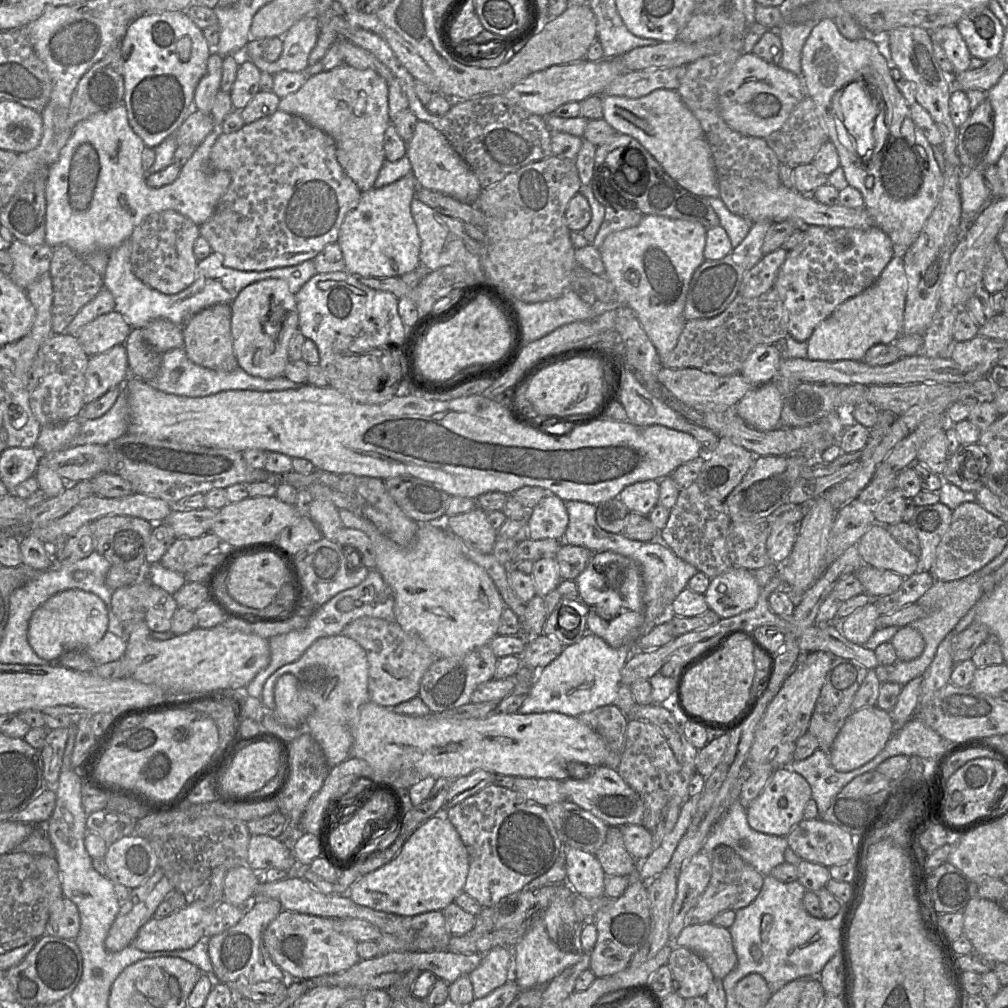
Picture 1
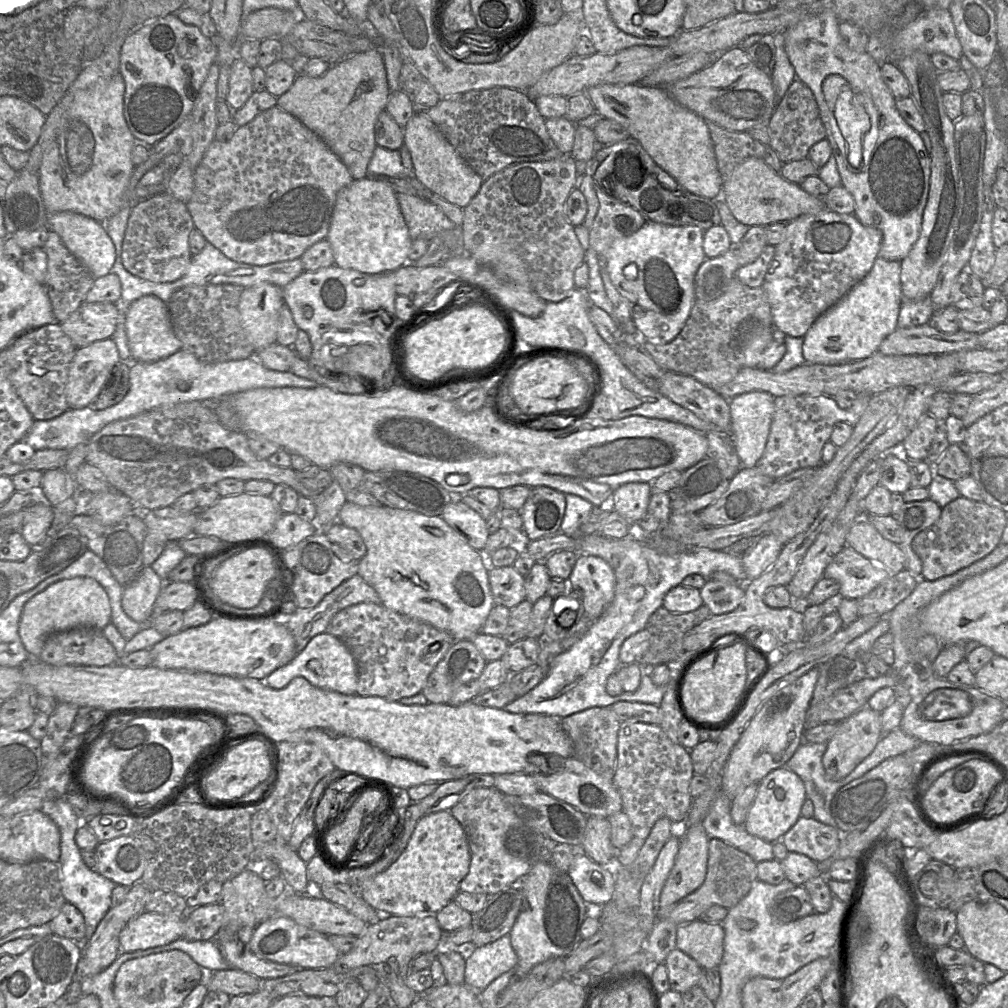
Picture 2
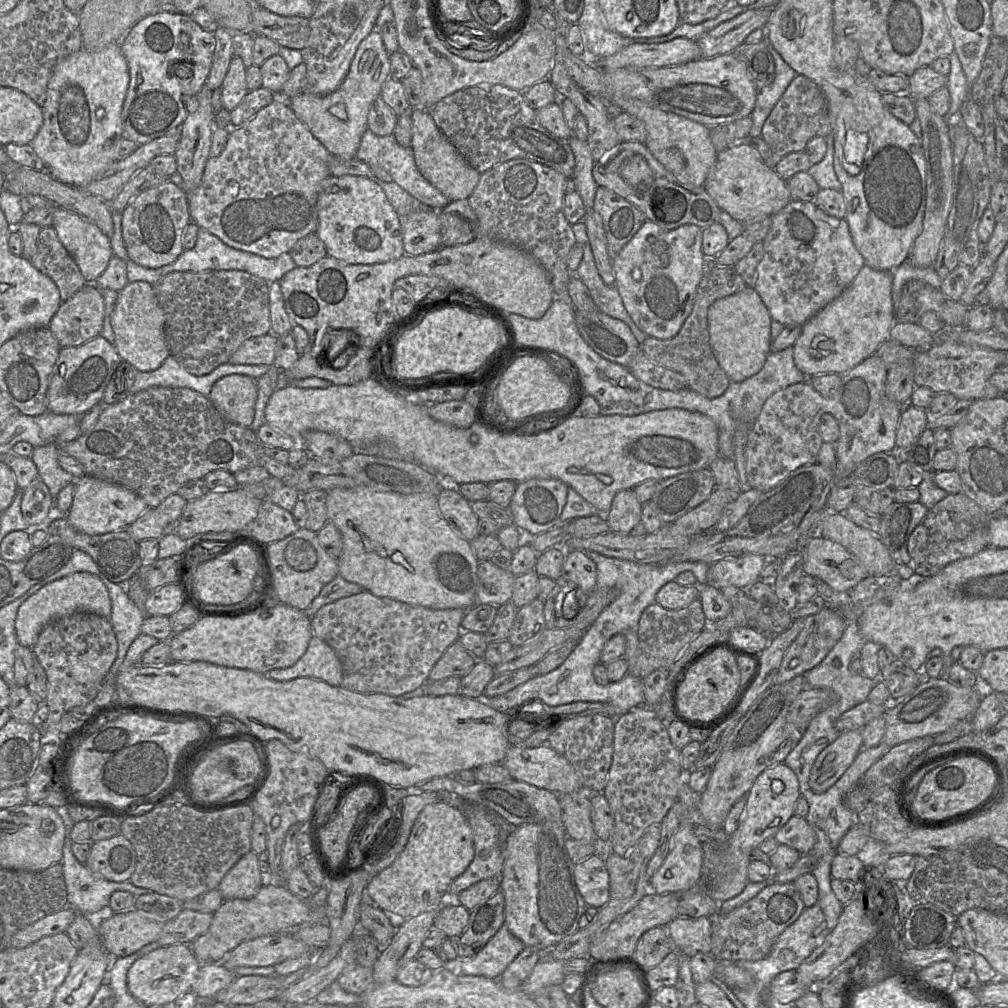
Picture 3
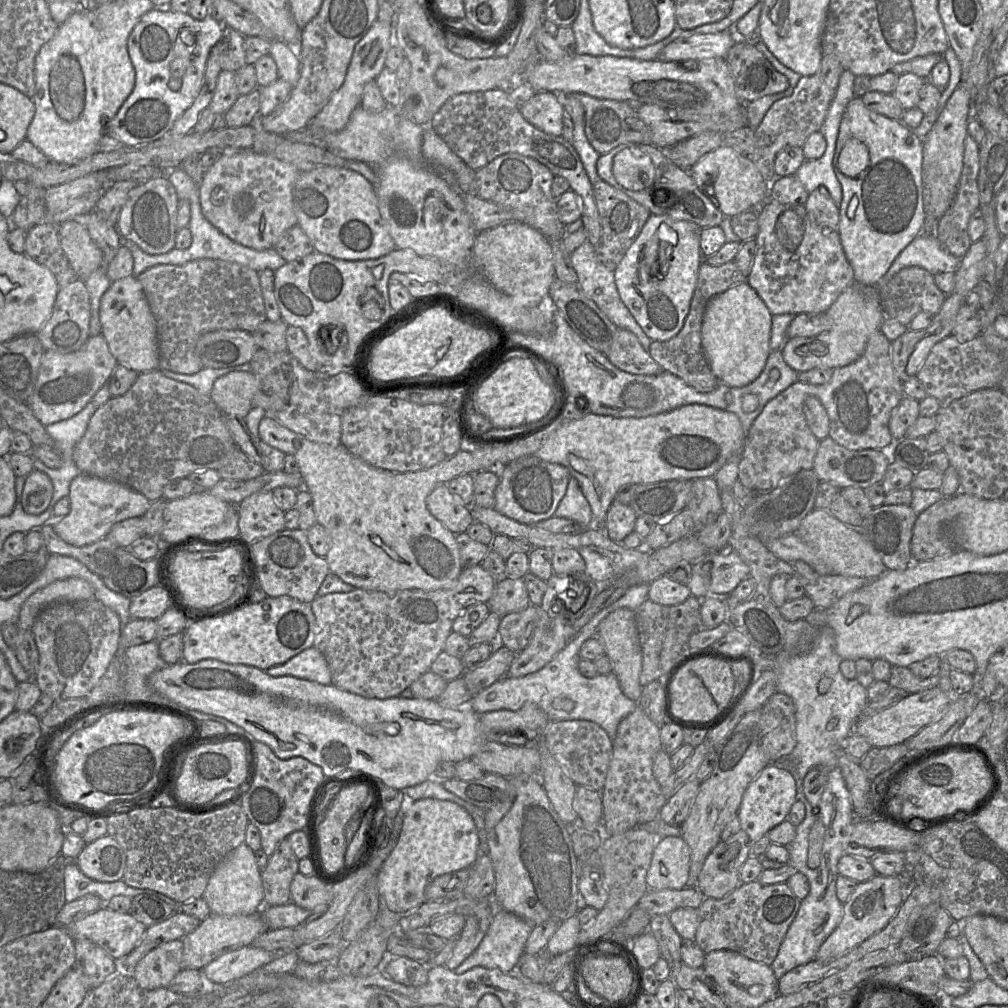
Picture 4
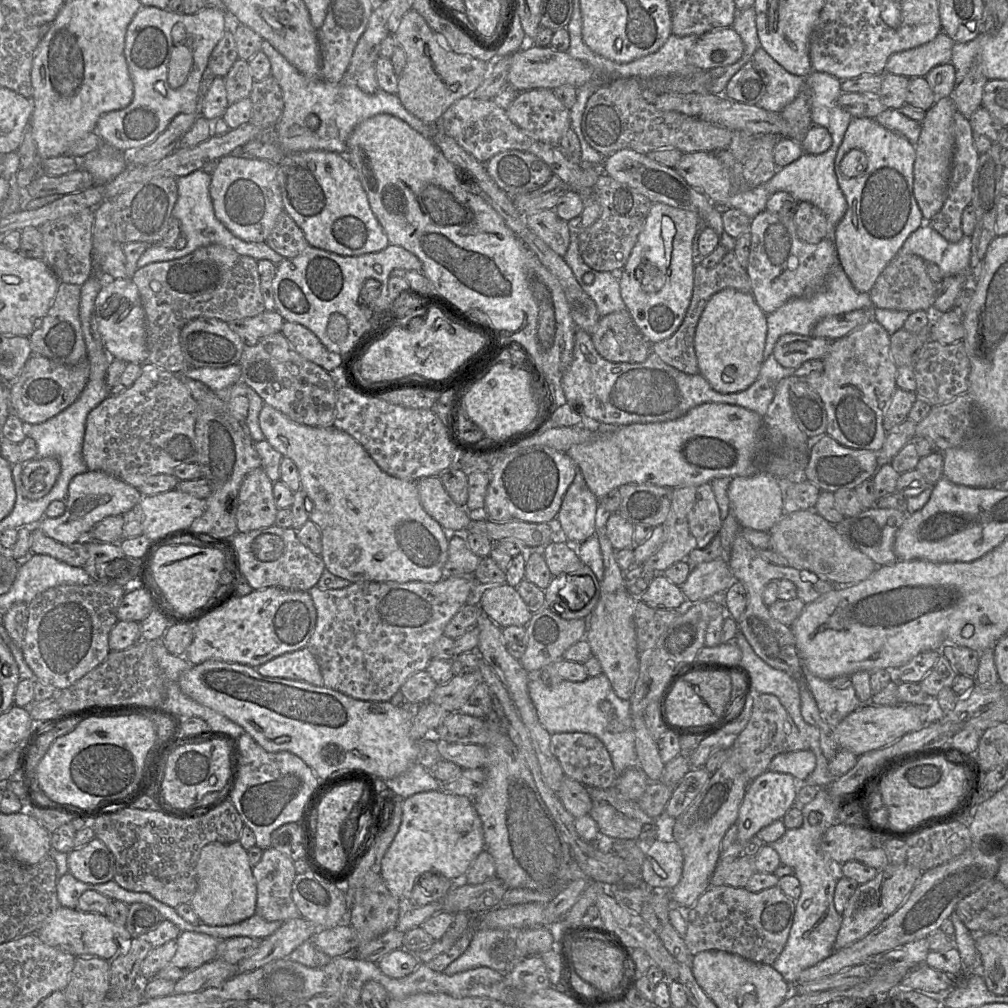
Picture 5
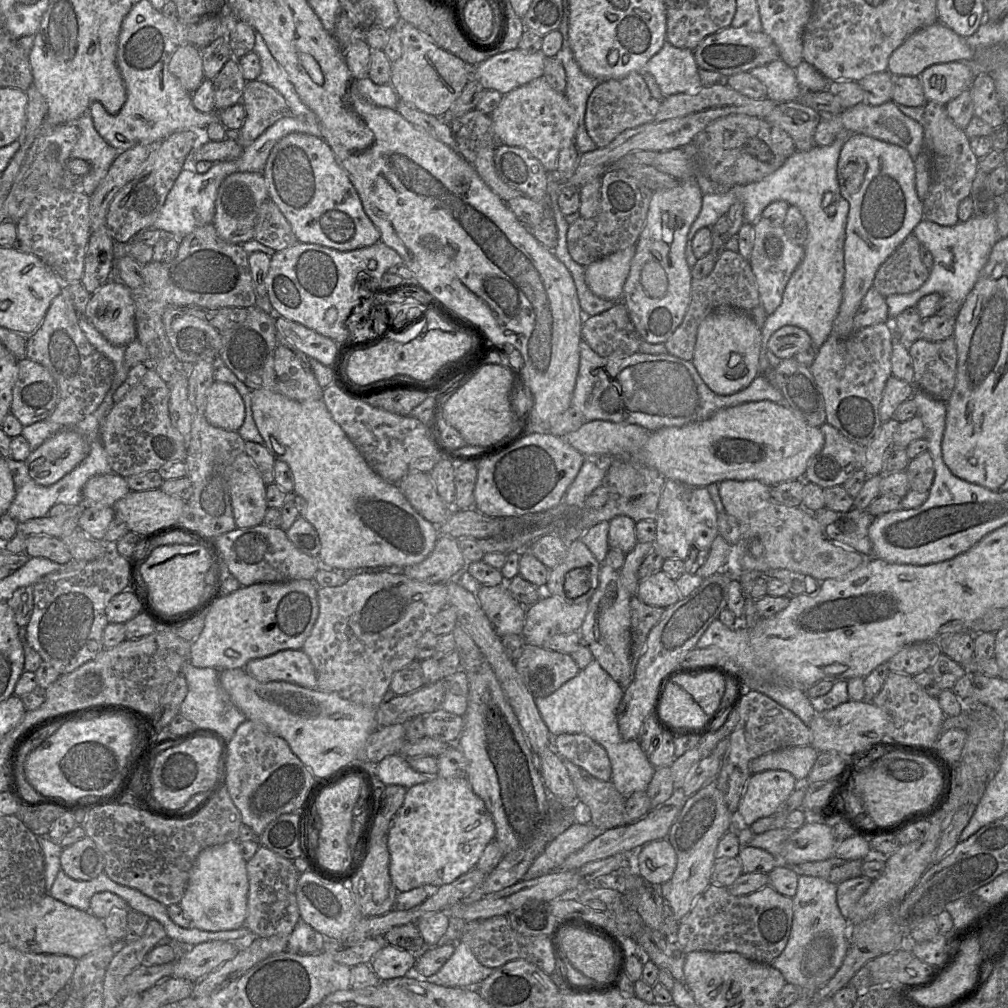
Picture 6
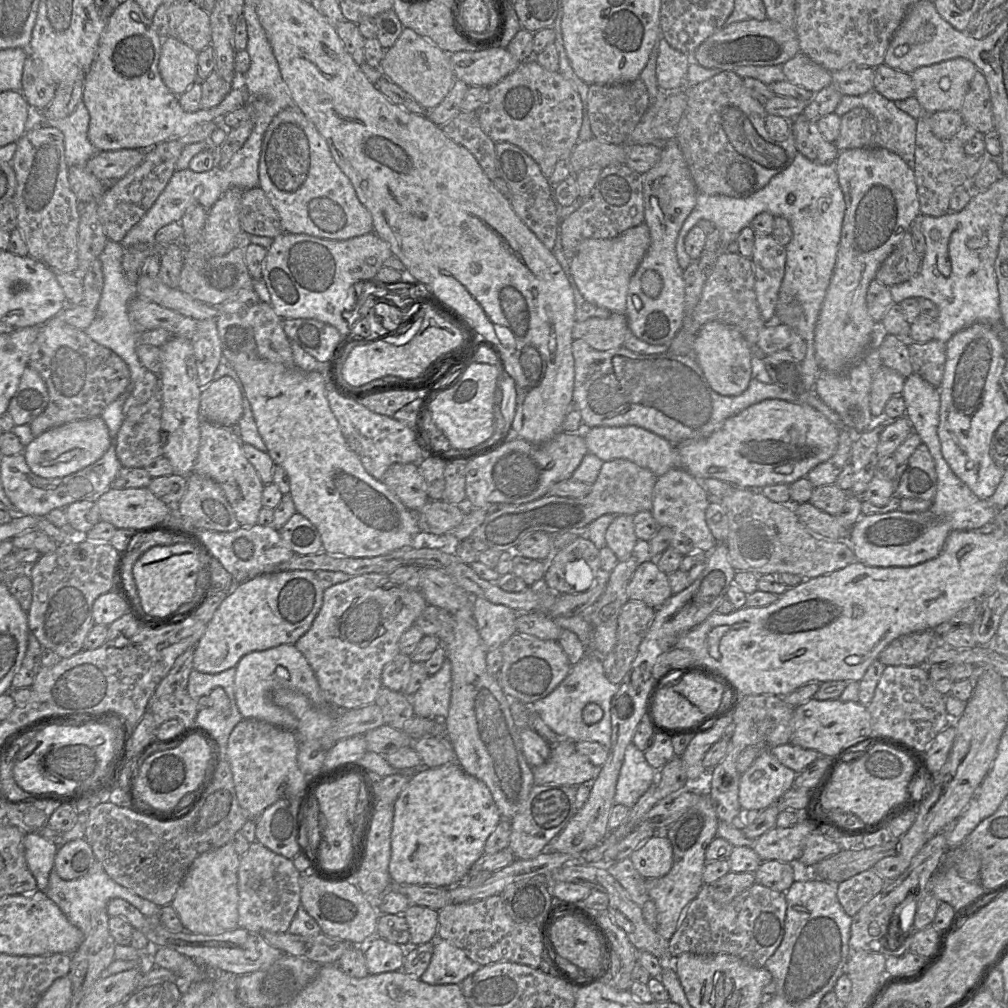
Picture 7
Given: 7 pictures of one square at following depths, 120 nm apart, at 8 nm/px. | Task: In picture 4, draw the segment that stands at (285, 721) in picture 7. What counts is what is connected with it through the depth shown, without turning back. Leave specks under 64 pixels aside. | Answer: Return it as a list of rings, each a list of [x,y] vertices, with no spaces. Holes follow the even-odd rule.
[[[313,645],[282,665],[266,670],[273,677],[293,676],[315,681],[322,685],[332,684],[331,672],[324,655]]]

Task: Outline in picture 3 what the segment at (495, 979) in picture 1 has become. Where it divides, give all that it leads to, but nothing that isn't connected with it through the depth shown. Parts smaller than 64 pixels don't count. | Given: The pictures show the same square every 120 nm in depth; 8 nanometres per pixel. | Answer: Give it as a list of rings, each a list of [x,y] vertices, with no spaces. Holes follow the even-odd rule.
[[[504,924],[476,955],[459,960],[453,967],[462,975],[499,979],[524,948]]]

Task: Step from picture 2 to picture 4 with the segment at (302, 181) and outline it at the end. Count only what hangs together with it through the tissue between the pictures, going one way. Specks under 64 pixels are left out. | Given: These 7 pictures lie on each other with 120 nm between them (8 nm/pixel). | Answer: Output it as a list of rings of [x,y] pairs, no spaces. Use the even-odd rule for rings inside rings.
[[[222,154],[203,174],[199,186],[202,213],[236,243],[255,250],[273,248],[286,230],[297,225],[292,188],[299,172],[269,154]]]

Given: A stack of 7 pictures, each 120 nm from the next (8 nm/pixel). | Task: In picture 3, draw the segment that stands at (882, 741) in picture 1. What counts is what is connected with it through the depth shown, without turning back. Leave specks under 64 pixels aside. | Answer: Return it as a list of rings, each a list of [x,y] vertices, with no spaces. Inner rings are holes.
[[[860,729],[841,733],[816,758],[809,775],[809,785],[816,794],[827,791],[851,766],[863,749]]]

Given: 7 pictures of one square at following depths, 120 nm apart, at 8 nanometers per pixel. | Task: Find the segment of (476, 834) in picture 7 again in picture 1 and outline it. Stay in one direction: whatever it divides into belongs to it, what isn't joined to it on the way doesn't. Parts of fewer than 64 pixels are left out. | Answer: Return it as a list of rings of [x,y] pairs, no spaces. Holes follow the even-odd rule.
[[[435,815],[415,830],[394,859],[359,878],[347,894],[358,905],[400,916],[443,911],[464,891],[469,867],[469,854],[456,828],[445,815]]]

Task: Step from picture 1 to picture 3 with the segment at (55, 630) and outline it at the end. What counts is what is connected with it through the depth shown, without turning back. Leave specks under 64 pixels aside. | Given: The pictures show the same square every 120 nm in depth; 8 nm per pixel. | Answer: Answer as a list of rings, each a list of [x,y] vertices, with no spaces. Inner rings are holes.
[[[76,572],[42,587],[24,601],[18,609],[15,628],[20,645],[32,648],[43,628],[53,620],[77,612],[93,613],[110,620],[111,599],[105,584],[88,572]]]

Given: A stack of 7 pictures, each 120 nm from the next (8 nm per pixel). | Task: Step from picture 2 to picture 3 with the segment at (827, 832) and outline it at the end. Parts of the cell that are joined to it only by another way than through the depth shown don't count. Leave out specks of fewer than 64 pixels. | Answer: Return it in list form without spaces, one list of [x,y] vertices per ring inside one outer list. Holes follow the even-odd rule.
[[[793,815],[775,834],[779,844],[784,844],[803,854],[811,852],[816,835],[806,818]]]

